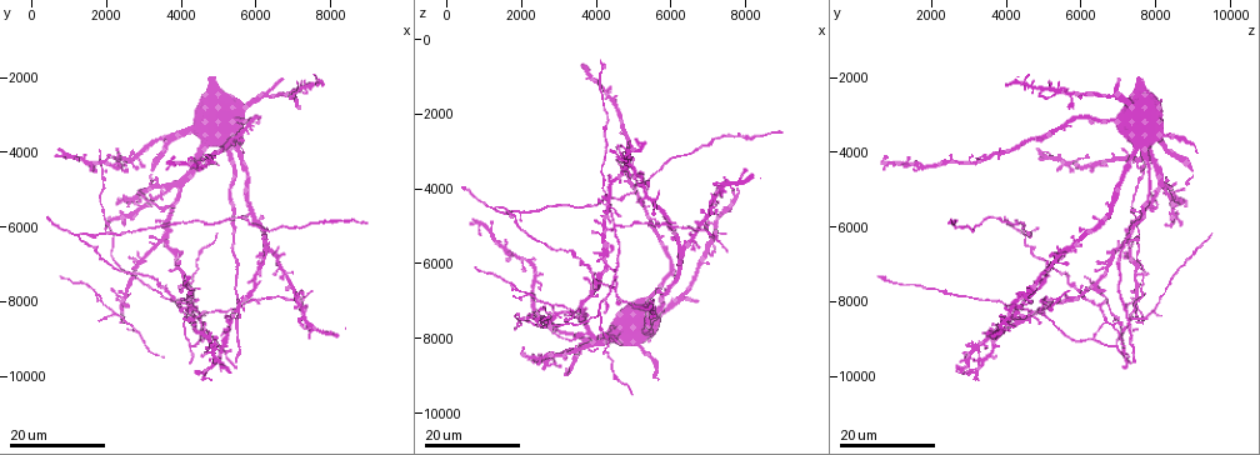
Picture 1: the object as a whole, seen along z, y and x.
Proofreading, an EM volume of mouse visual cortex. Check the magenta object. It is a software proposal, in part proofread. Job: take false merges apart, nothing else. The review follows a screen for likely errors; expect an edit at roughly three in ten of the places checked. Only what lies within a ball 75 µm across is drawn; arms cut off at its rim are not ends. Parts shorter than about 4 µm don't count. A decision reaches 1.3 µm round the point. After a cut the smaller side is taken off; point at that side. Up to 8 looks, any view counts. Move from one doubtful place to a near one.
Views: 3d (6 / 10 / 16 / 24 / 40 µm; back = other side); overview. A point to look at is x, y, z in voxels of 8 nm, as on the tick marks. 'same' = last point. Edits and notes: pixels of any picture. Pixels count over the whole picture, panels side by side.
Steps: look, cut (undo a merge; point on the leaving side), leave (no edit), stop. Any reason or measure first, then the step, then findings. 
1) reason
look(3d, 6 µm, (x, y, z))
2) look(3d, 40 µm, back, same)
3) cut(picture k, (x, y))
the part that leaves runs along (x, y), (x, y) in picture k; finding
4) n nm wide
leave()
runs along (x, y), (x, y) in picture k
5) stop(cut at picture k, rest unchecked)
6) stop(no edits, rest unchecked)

three-way junction
look(3d, 16 µm, (4500, 8500, 6600))

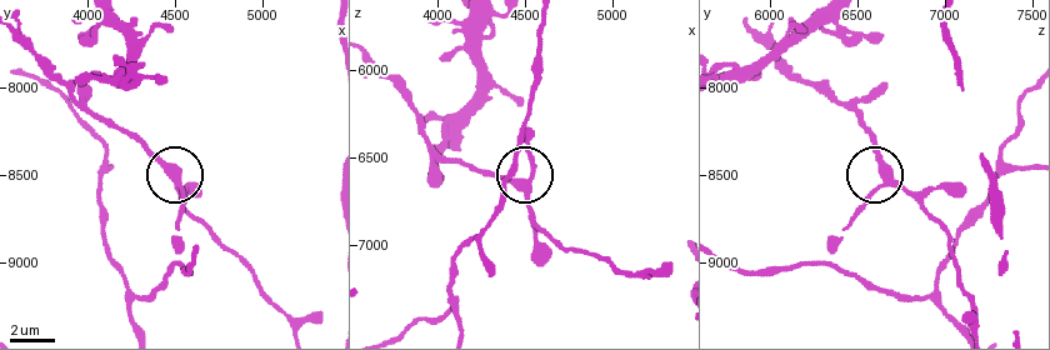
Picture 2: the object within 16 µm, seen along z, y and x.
look(3d, 10 µm, (4480, 8500, 6660))

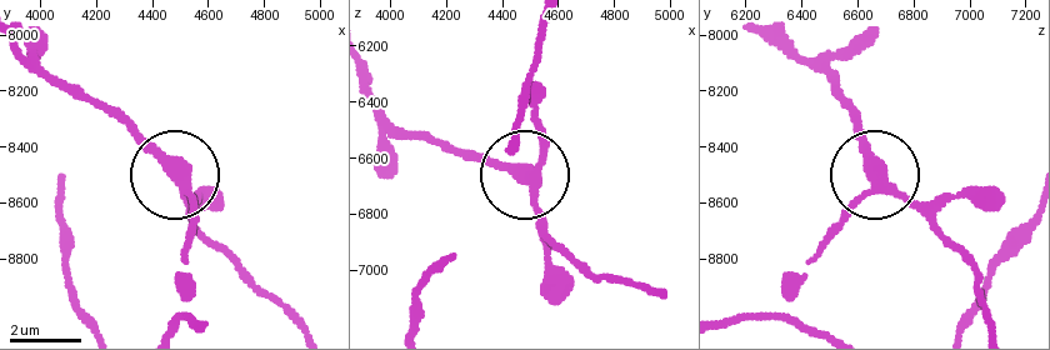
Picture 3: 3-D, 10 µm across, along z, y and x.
3 arms
leave()
runs along (170, 329), (188, 258), (188, 204), (173, 180), (221, 245) in picture 3; all the same neuron

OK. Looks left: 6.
branch point
look(3d, 24 µm, (4500, 9000, 6300))

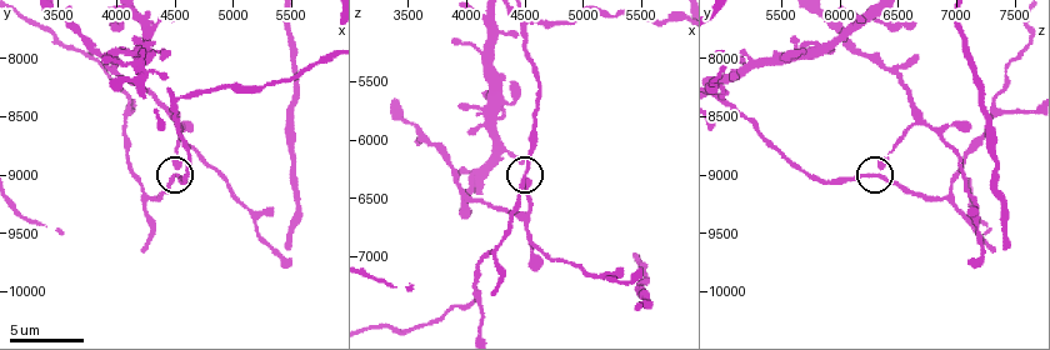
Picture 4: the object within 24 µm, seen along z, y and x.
look(3d, 6 µm, (4480, 8980, 6320))

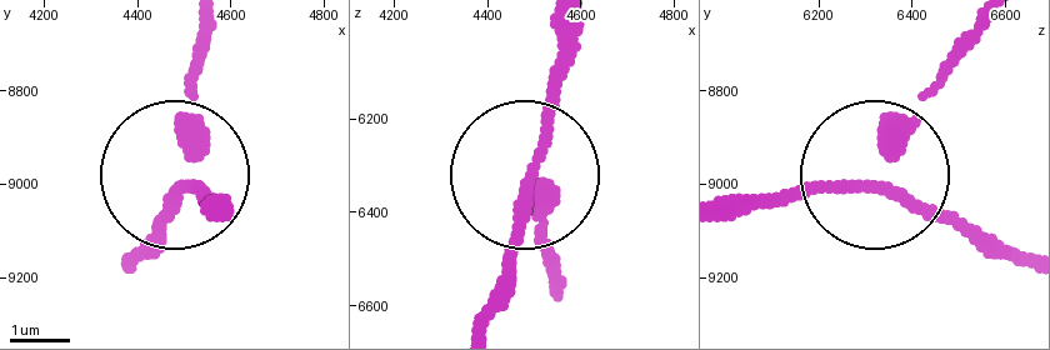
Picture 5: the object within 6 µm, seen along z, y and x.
leave()
runs along (1019, 263), (870, 183), (725, 193) in picture 5; continuous, no second neuron

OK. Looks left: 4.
three arms meet
look(3d, 6 µm, (4520, 8340, 4960))

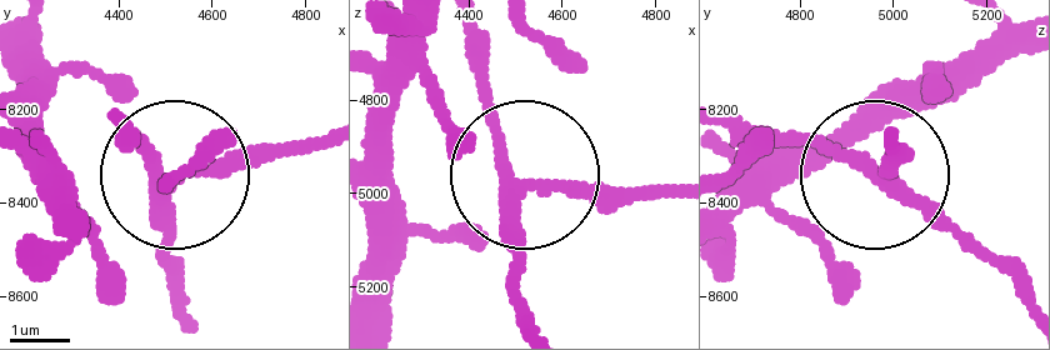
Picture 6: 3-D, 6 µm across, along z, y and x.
230 nm wide
leave()
runs along (1026, 298), (878, 179), (893, 149) in picture 6; one neuron here

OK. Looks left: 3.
three-way junction
look(3d, 16 µm, (3800, 5400, 7900))

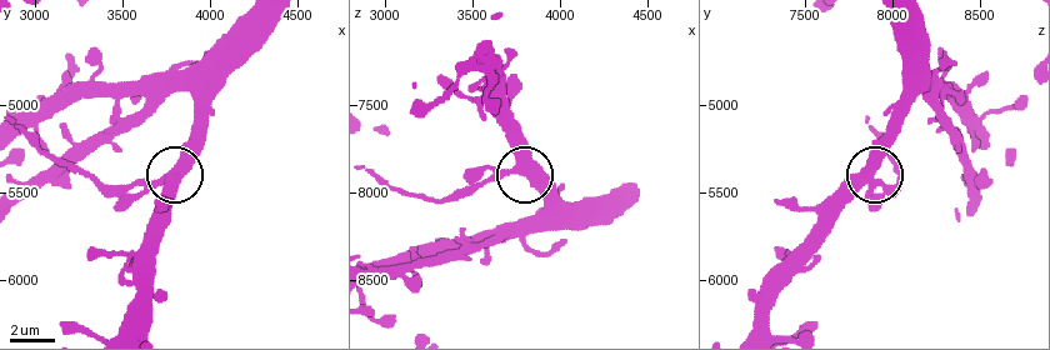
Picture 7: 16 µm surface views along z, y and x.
look(3d, 10 µm, (3760, 5440, 7840))

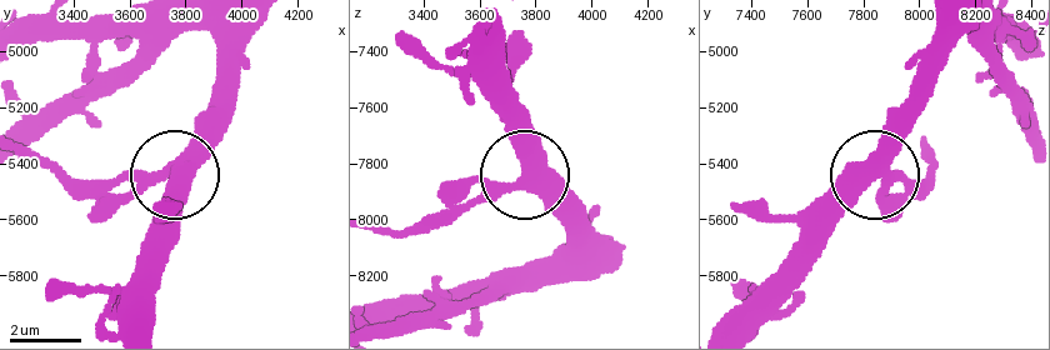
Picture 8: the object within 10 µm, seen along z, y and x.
leave()
runs along (614, 239), (525, 179), (489, 188), (438, 226) in picture 8; all the same neuron

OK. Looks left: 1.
stop(no edits, rest unchecked)

